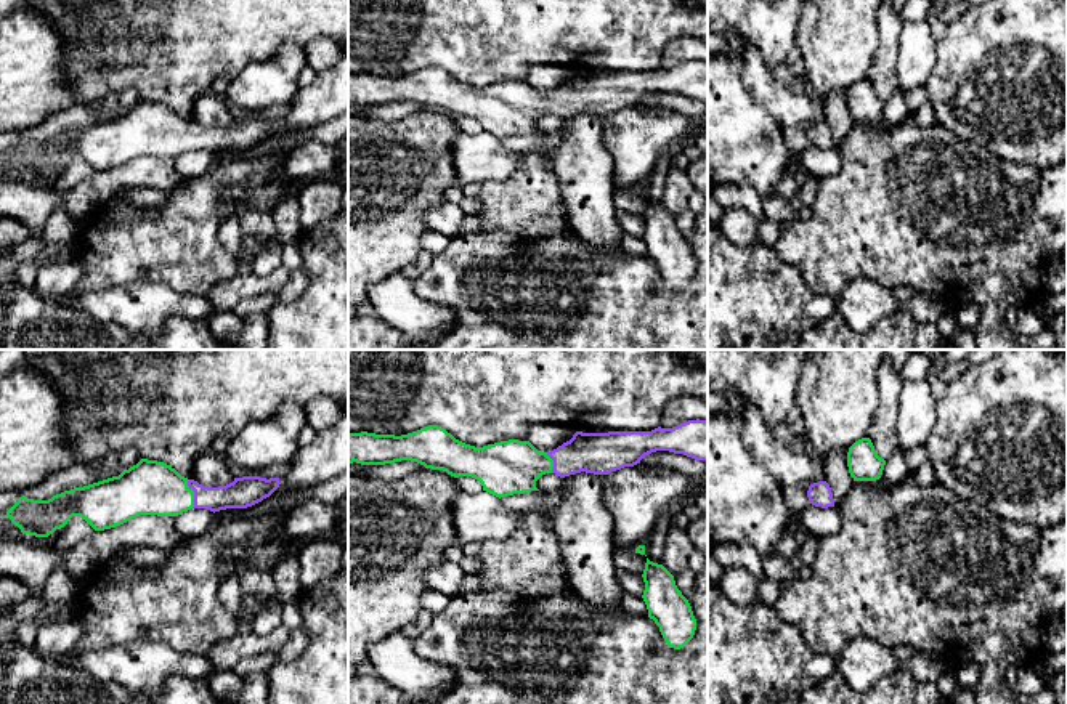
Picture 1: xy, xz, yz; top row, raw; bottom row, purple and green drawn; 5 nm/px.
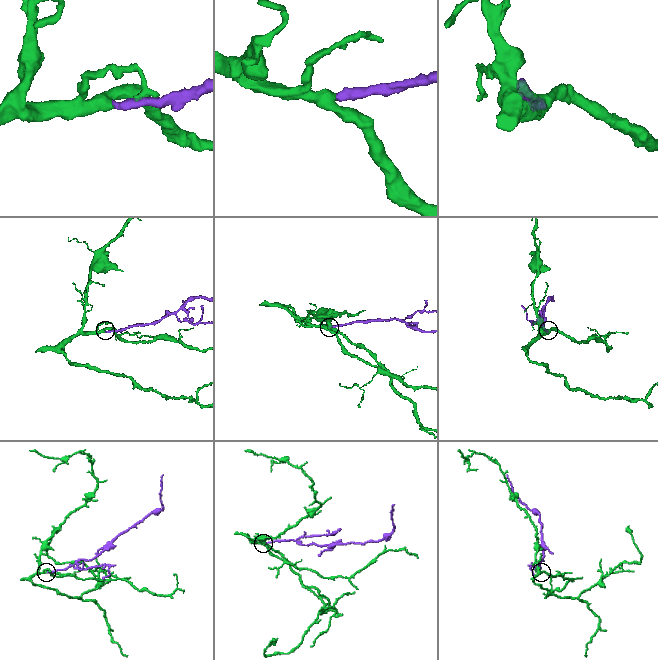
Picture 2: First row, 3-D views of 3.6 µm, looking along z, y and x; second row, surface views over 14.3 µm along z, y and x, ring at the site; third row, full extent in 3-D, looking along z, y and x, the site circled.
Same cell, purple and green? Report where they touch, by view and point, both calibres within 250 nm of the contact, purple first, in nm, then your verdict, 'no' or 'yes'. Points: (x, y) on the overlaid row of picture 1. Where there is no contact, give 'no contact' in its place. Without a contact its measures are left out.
xy (194, 494) | 150/280 nm | yes

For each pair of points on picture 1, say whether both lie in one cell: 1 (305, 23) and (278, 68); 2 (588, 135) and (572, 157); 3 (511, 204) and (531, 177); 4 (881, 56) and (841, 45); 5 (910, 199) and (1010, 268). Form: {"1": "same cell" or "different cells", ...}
{"1": "different cells", "2": "same cell", "3": "same cell", "4": "different cells", "5": "same cell"}

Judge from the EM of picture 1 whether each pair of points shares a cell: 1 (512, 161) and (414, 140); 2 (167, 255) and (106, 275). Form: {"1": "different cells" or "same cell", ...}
{"1": "different cells", "2": "same cell"}

